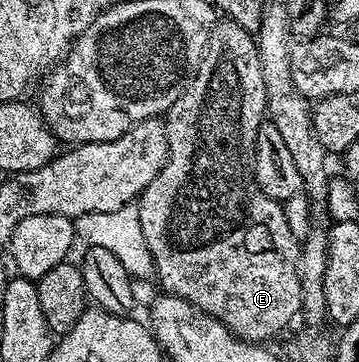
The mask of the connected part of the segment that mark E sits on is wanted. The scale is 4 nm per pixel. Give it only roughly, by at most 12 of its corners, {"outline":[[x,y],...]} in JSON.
{"outline":[[215,23],[135,203],[160,290],[267,343],[301,239],[260,190],[253,31]]}

